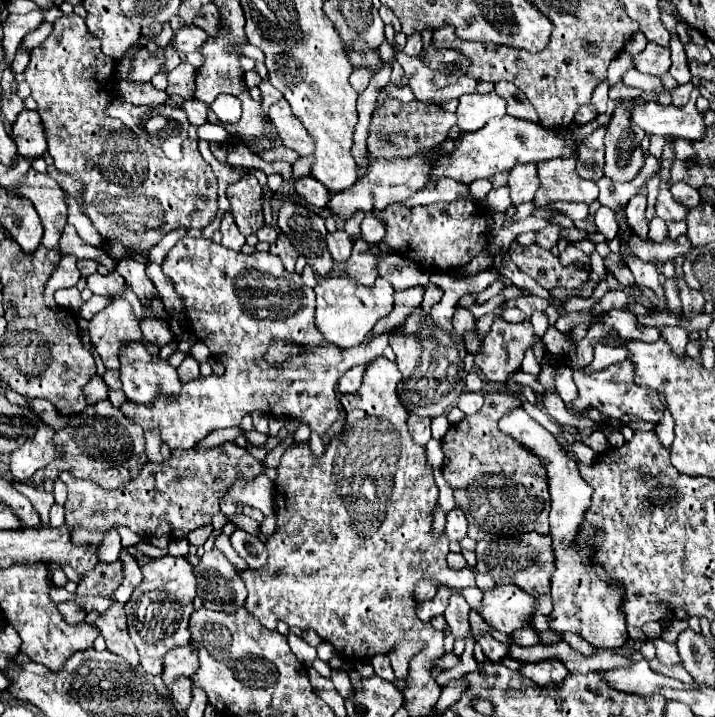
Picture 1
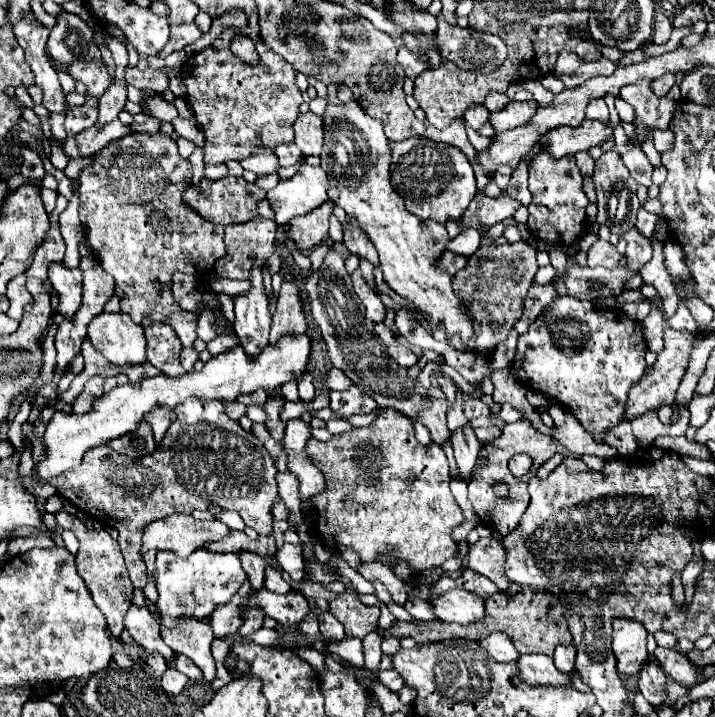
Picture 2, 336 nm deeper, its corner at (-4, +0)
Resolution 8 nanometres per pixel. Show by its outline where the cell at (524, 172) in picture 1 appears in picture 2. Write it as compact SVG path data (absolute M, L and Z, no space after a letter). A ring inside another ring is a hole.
M476 194L474 200L470 202L470 206L466 208L464 216L462 216L462 222L464 222L464 228L468 226L478 226L476 222L484 224L484 226L494 226L510 216L514 216L514 212L520 208L520 200L514 200L506 194L500 194L498 198L490 198L490 196L484 196L484 194Z

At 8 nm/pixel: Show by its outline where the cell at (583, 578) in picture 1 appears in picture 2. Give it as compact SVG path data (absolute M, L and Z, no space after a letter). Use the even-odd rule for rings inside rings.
M614 618L612 628L612 648L618 660L618 672L638 674L648 660L646 628L636 620L626 618Z

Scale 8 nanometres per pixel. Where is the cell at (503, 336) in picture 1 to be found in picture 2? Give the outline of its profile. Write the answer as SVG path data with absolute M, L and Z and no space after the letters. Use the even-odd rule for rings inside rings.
M558 296L554 304L544 310L540 318L530 326L530 330L518 338L518 350L510 368L520 378L520 382L568 408L596 442L604 442L606 432L624 420L630 388L644 376L644 352L646 342L642 326L636 320L630 320L618 308L606 310L598 308L590 300Z

